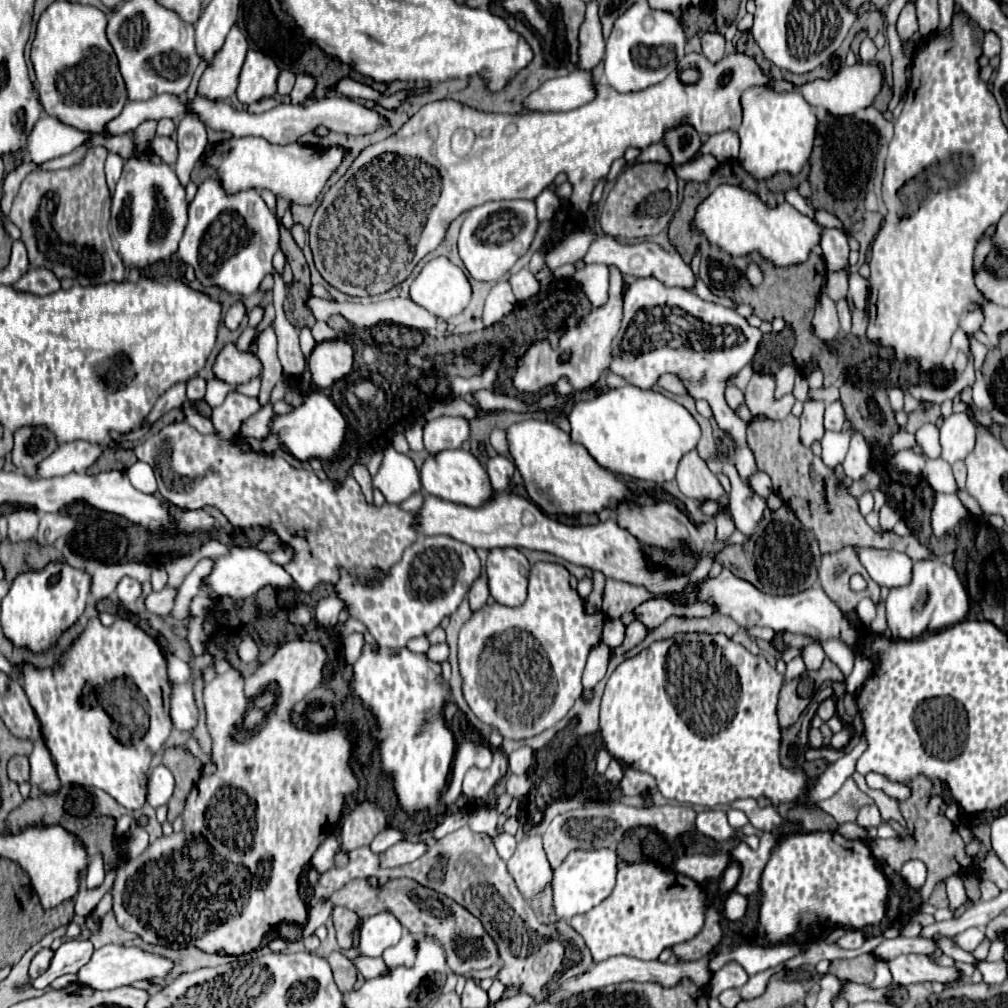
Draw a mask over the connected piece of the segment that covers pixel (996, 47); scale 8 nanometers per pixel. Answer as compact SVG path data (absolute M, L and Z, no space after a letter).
M985 32L983 42L981 42L981 50L983 50L983 54L985 54L987 58L997 56L997 54L999 54L999 50L1001 50L999 36L997 36L997 34L993 34L993 32Z

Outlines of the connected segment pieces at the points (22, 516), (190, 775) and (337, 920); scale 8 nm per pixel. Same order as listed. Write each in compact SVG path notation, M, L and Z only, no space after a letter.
M17 510L9 514L7 520L9 520L9 540L11 542L31 540L39 526L39 516L35 510Z
M167 748L163 756L163 764L175 776L175 790L171 800L167 802L167 822L173 822L181 814L187 794L199 780L203 764L193 754L185 752L185 748Z
M335 906L331 918L333 918L335 930L337 930L337 942L339 942L339 946L341 948L351 948L351 944L353 944L353 932L359 926L359 916L355 912L351 912L349 908Z

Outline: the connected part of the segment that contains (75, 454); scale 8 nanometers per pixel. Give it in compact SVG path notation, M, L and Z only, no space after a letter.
M85 440L65 442L57 446L57 452L49 454L41 464L37 464L37 476L39 478L53 478L53 476L65 476L69 472L85 472L91 464L97 462L101 456L101 448L95 444L89 444Z

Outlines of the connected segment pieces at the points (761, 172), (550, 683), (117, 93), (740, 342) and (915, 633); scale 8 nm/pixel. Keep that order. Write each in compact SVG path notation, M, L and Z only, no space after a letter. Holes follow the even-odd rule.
M769 84L747 88L741 94L741 112L743 122L739 128L739 162L751 176L755 176L757 180L765 180L783 170L797 174L807 164L813 150L817 116L799 92L777 92Z
M537 562L535 566L532 566L529 575L527 600L517 606L517 608L507 608L507 606L501 606L501 604L491 604L491 606L485 606L477 612L473 612L473 616L467 620L467 624L461 628L459 632L459 674L461 674L461 690L463 690L463 698L465 702L469 704L469 708L473 710L473 714L489 724L491 728L499 730L499 734L503 738L513 738L513 740L525 740L525 738L533 738L537 734L541 734L543 730L551 728L553 724L557 724L567 712L569 708L575 704L575 700L581 696L583 692L583 686L581 686L581 676L583 676L583 668L585 668L585 660L587 660L587 654L589 654L589 648L593 644L597 644L601 640L601 626L603 626L603 620L605 616L599 612L599 614L593 614L593 616L587 616L583 612L583 602L581 598L577 596L575 590L571 590L569 586L569 572L559 566L559 564L551 564L551 562ZM527 638L535 640L537 644L527 644ZM513 654L519 656L519 660L513 660Z
M55 2L41 14L31 48L45 112L81 132L105 132L109 120L117 118L127 104L125 80L121 80L117 56L105 36L105 28L107 16L99 8Z
M637 278L627 288L627 292L623 296L623 320L620 332L612 344L613 360L609 364L609 372L621 376L625 382L629 382L629 384L633 384L637 388L653 388L663 374L675 374L685 384L687 394L691 398L705 398L709 402L719 428L723 432L727 432L735 440L735 466L737 466L737 472L739 472L741 480L747 482L747 478L757 472L753 454L751 454L751 450L749 450L749 446L745 442L747 424L733 414L733 410L727 406L725 398L721 398L721 396L723 396L723 392L727 388L727 382L745 364L749 364L753 360L753 356L755 356L755 352L759 348L761 338L763 338L761 330L755 328L755 326L751 326L743 316L739 316L731 308L725 308L721 304L713 304L713 302L705 302L695 292L689 292L689 290L683 290L683 288L663 286L655 278ZM655 306L679 306L685 312L689 312L695 318L699 318L703 324L709 324L713 328L711 346L701 346L697 350L691 348L691 346L679 346L679 348L663 346L663 348L655 348L651 352L645 352L645 354L639 354L637 356L631 352L623 352L620 344L626 333L627 326L629 326L629 322L633 320L633 316L639 310L643 310L643 308L655 308ZM725 334L727 334L727 338L725 338Z
M917 560L913 564L913 580L907 586L889 590L885 610L887 626L893 638L915 640L921 638L925 632L941 630L961 622L969 610L969 596L953 566L947 566L941 560Z

